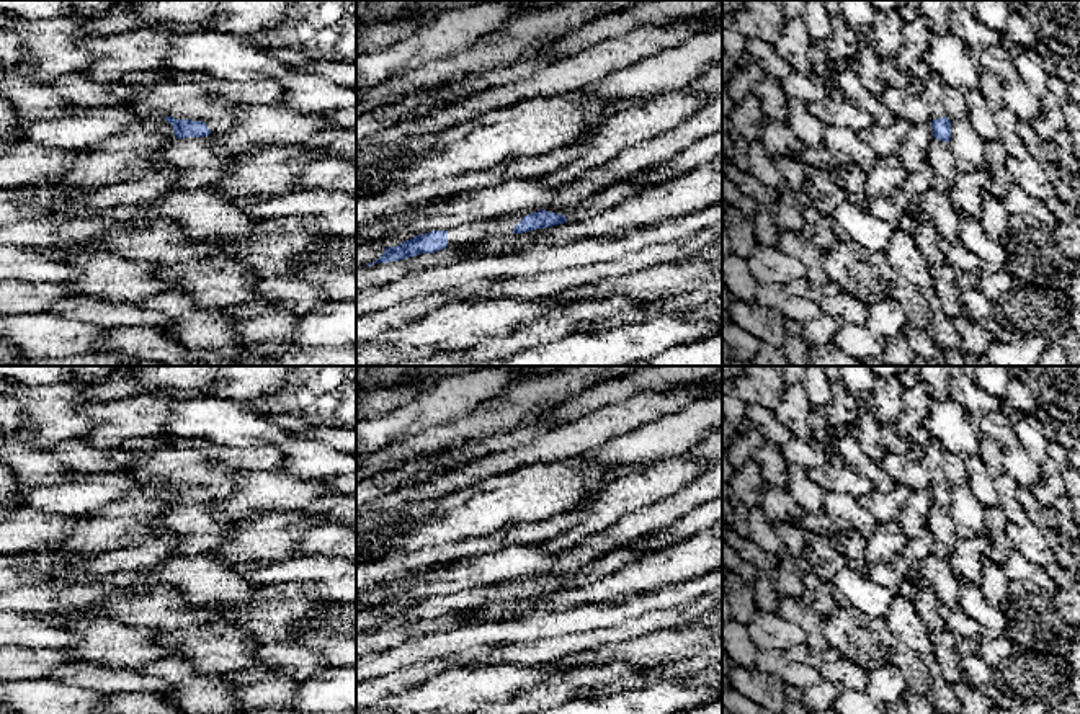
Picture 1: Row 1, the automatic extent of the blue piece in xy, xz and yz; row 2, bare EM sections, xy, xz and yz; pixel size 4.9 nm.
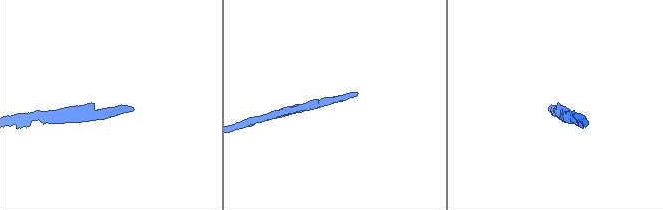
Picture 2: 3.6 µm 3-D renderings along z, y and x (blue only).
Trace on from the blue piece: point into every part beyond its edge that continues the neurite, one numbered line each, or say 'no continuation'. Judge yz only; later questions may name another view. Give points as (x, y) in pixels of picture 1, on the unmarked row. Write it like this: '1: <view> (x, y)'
1: yz (932, 459)

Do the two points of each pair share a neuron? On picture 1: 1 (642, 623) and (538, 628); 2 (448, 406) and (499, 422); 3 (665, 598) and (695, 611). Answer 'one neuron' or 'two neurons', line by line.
1: two neurons
2: two neurons
3: two neurons

